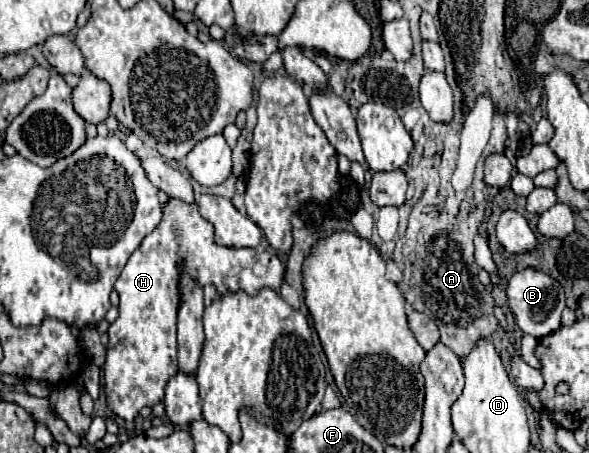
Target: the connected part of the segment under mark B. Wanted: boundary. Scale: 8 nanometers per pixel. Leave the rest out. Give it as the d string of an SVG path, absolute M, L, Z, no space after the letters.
M533 268L521 270L521 272L513 274L513 278L509 280L507 298L509 298L509 306L515 314L515 322L523 334L531 334L537 340L541 340L559 330L561 312L565 308L565 292L563 292L561 284L557 280L553 280L551 276L547 276L539 270L533 270Z

